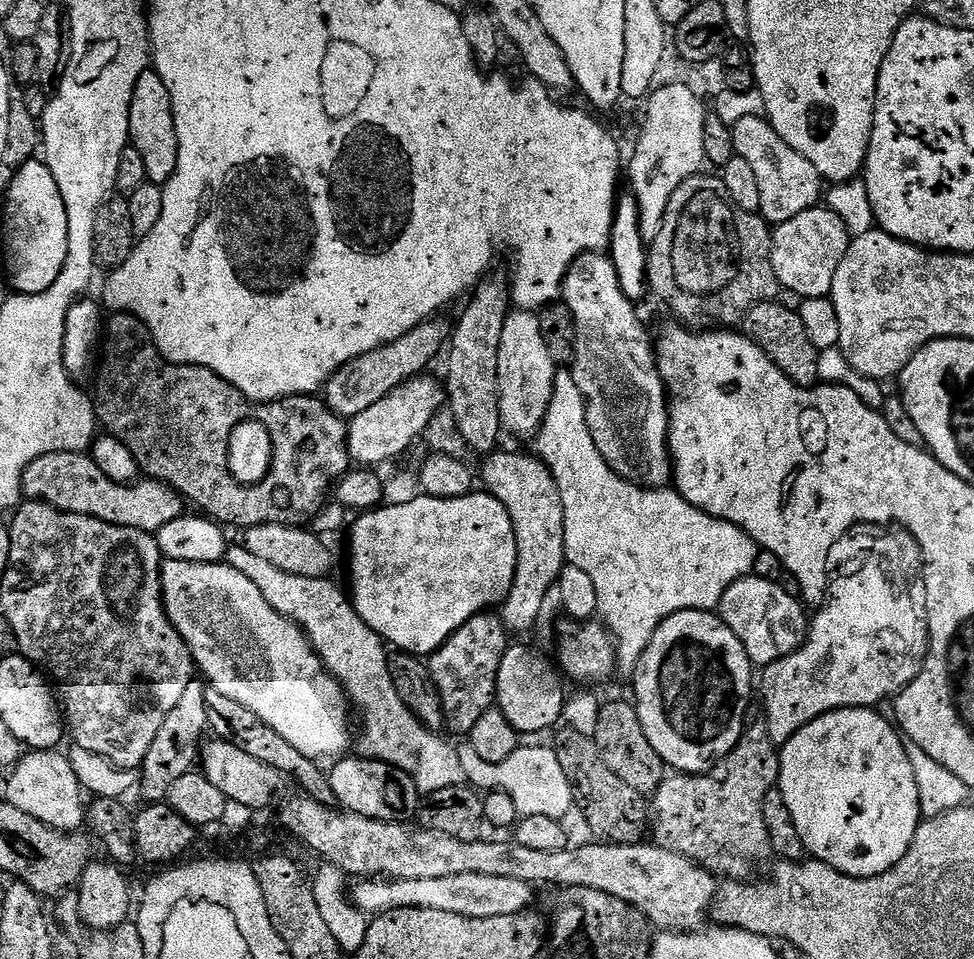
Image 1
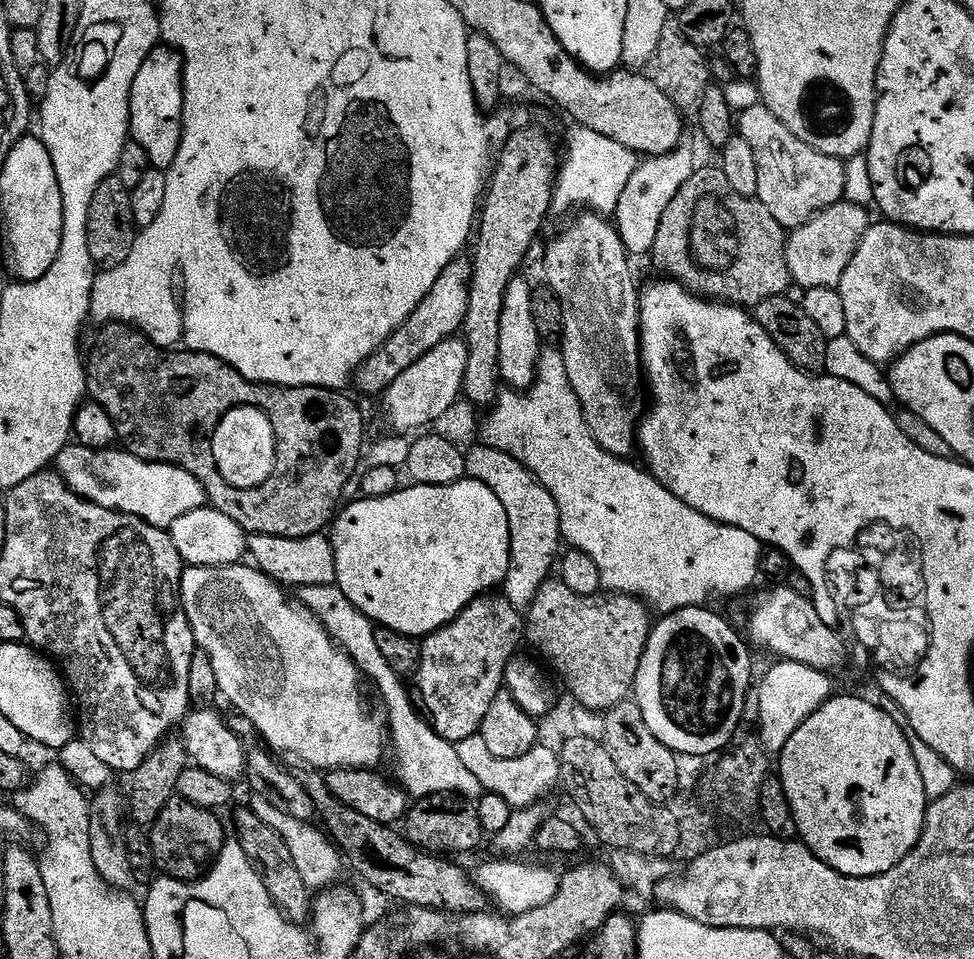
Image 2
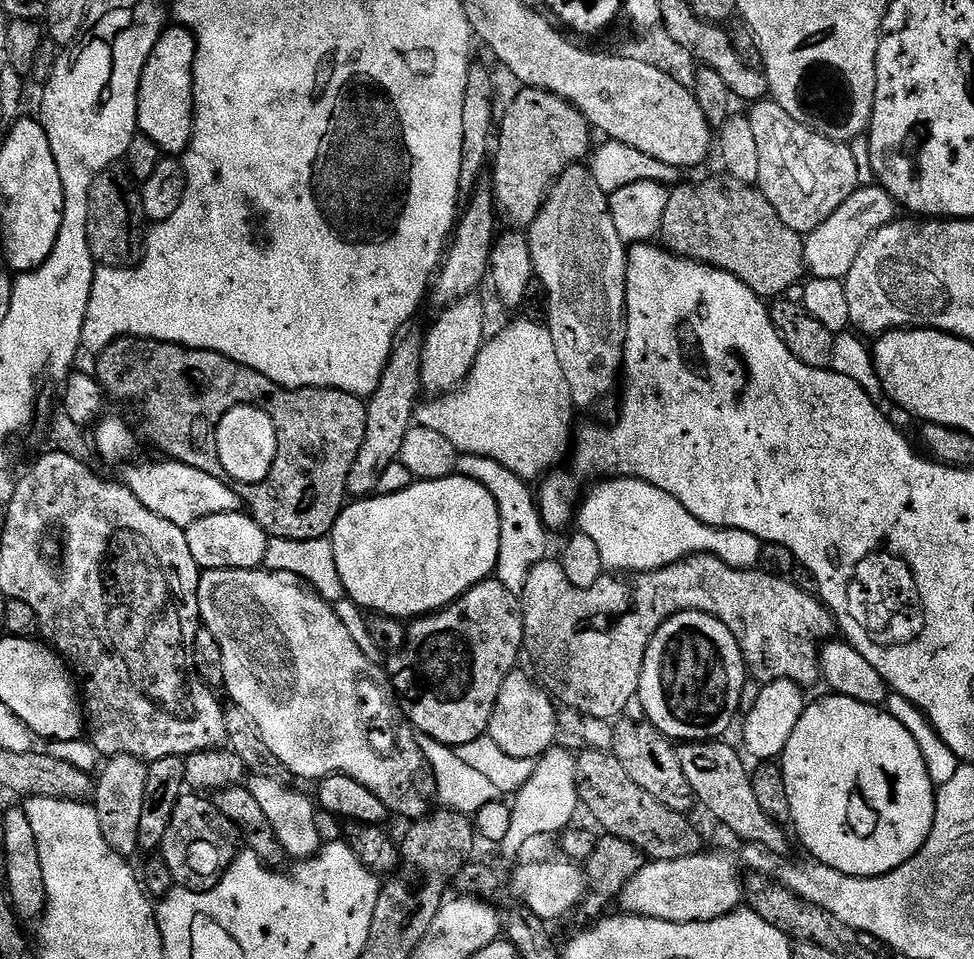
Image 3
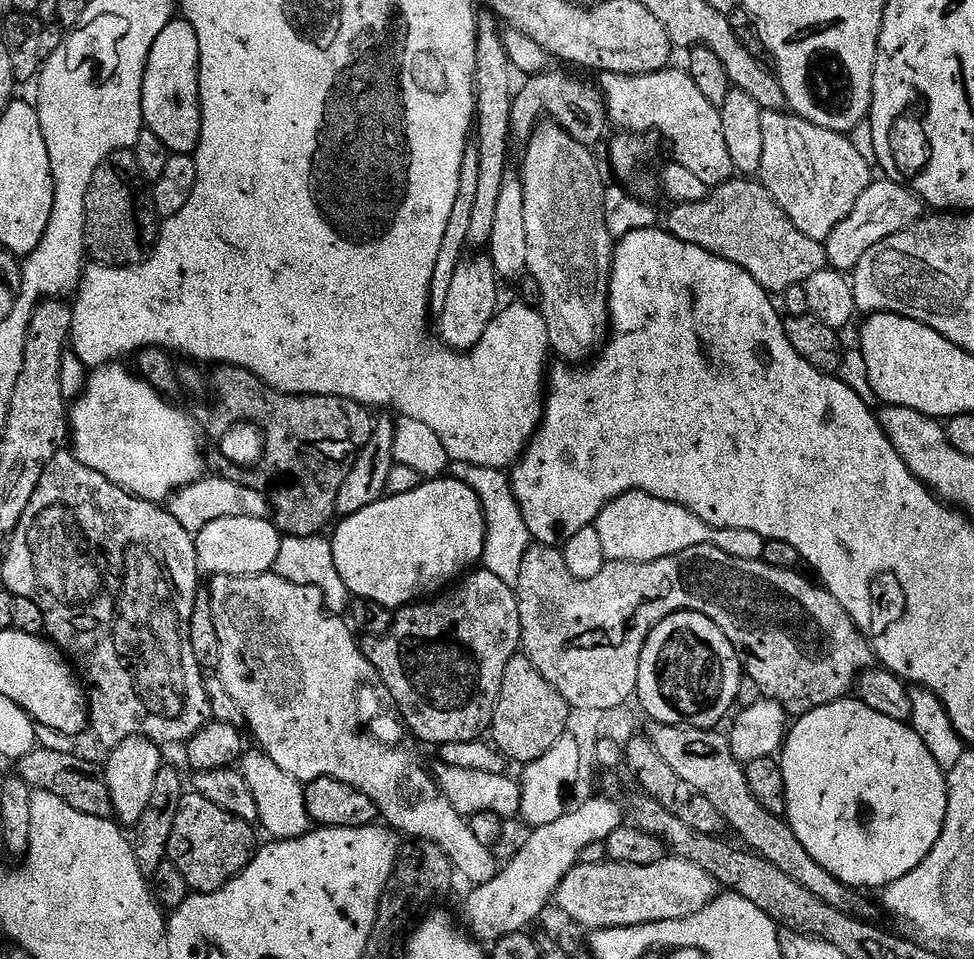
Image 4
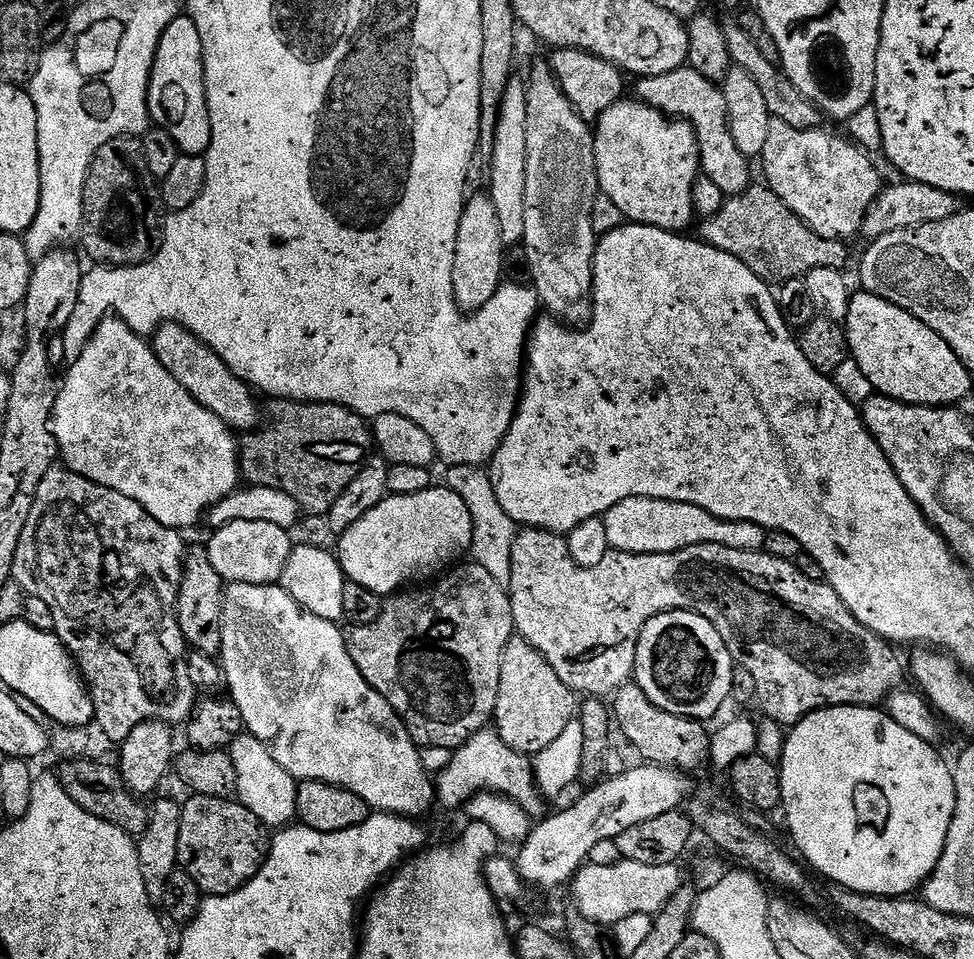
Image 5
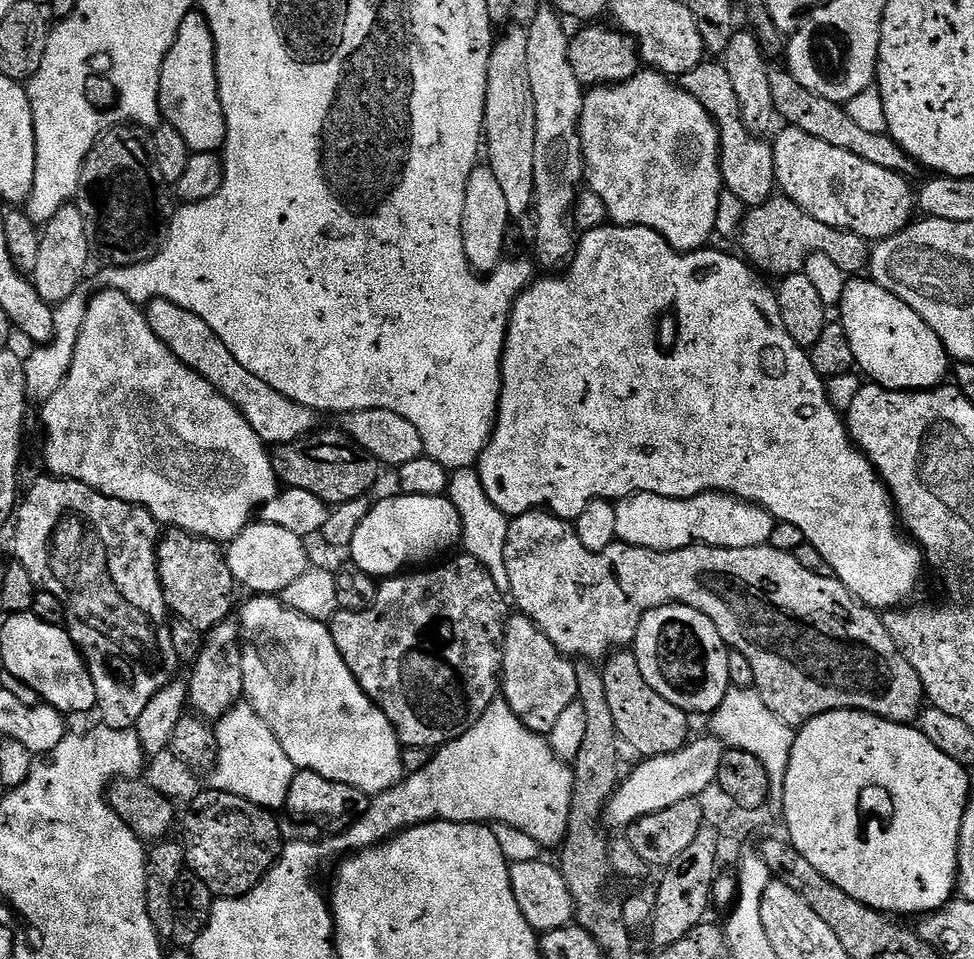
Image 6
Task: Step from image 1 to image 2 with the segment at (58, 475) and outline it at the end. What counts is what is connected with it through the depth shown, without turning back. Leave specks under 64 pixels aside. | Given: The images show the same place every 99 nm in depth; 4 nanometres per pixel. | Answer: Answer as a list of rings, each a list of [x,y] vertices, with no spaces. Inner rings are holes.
[[[72,442],[56,455],[54,468],[68,489],[106,510],[142,518],[150,526],[168,530],[176,519],[205,507],[198,478],[169,464],[148,464],[123,450],[96,451]]]

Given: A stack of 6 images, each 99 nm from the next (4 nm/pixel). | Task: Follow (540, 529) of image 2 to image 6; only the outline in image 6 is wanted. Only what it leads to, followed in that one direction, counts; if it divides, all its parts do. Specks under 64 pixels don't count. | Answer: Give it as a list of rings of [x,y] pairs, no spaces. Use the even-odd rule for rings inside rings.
[[[475,467],[455,469],[449,475],[446,495],[454,510],[458,510],[463,551],[482,562],[500,592],[510,593],[510,574],[506,574],[506,538],[510,520],[502,510],[498,510],[498,506],[494,506],[494,502],[490,502],[486,490],[482,490],[479,471]]]

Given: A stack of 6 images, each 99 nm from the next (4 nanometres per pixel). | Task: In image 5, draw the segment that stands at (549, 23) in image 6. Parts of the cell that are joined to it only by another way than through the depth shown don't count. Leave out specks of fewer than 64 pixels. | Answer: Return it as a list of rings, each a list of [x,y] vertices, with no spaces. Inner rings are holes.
[[[551,63],[536,64],[532,68],[532,77],[526,80],[528,98],[526,100],[526,234],[522,246],[526,250],[526,258],[530,262],[530,284],[536,288],[540,295],[540,302],[545,313],[551,314],[561,321],[572,326],[584,326],[592,318],[592,279],[594,278],[594,254],[596,253],[596,241],[598,239],[594,230],[594,202],[602,194],[598,182],[598,166],[594,154],[594,132],[589,121],[583,120],[574,110],[570,98],[560,88],[560,83],[552,74]]]

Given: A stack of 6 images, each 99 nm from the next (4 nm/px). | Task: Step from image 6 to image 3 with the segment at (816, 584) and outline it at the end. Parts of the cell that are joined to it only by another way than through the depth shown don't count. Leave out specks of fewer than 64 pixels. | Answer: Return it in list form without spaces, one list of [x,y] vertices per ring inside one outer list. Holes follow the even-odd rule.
[[[701,554],[698,556],[688,556],[685,560],[680,560],[677,564],[671,564],[666,568],[660,568],[657,572],[637,572],[635,574],[605,574],[600,577],[598,582],[594,582],[594,586],[589,588],[579,588],[570,582],[570,578],[566,578],[566,570],[562,570],[559,559],[546,558],[542,562],[538,562],[538,566],[534,566],[534,570],[530,570],[530,578],[526,578],[526,586],[522,593],[522,603],[524,605],[524,647],[523,651],[526,656],[532,659],[532,664],[536,667],[535,675],[538,677],[539,683],[564,708],[572,708],[573,711],[579,713],[581,717],[590,719],[602,719],[609,722],[615,721],[617,718],[623,717],[627,713],[630,705],[637,699],[640,691],[640,666],[644,662],[644,655],[648,649],[648,643],[654,638],[654,634],[661,626],[678,612],[705,612],[714,618],[718,618],[730,630],[730,634],[734,634],[734,638],[738,642],[738,646],[744,655],[744,662],[747,671],[751,673],[756,680],[767,682],[770,680],[789,680],[795,684],[799,684],[805,690],[811,690],[817,683],[822,680],[820,670],[820,650],[825,642],[831,641],[837,635],[836,620],[832,617],[831,612],[815,595],[811,596],[808,592],[803,592],[791,579],[784,579],[778,576],[772,576],[763,570],[753,570],[750,568],[732,568],[728,564],[724,564],[717,556]]]

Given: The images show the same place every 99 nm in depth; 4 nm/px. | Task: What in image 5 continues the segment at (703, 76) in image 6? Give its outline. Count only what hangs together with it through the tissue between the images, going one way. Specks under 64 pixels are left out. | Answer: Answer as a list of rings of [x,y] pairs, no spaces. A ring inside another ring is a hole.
[[[685,66],[674,70],[670,74],[643,77],[637,84],[640,85],[637,86],[635,95],[643,103],[650,105],[652,108],[657,108],[665,116],[686,120],[692,125],[700,147],[700,171],[710,182],[714,182],[714,186],[718,186],[718,190],[724,192],[725,197],[737,196],[750,187],[753,183],[752,172],[748,169],[750,160],[749,157],[741,154],[738,146],[734,146],[734,138],[728,129],[728,111],[726,110],[724,89],[717,81],[702,78],[702,74],[698,74],[698,70]]]

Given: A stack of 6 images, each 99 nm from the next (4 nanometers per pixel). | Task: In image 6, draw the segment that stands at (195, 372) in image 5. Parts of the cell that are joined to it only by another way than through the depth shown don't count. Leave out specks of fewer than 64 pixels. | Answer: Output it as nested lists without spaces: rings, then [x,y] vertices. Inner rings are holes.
[[[152,300],[146,306],[146,315],[150,330],[158,334],[160,341],[183,364],[190,366],[190,370],[197,372],[234,407],[239,408],[246,422],[250,422],[254,434],[261,436],[265,445],[279,446],[301,440],[317,427],[317,413],[286,398],[286,394],[278,394],[278,390],[274,390],[274,386],[266,386],[262,378],[254,378],[254,374],[250,374],[250,370],[246,370],[246,366],[242,366],[242,362],[238,362],[230,350],[226,350],[222,338],[218,338],[218,334],[214,334],[214,330],[210,330],[202,318],[198,318],[198,314],[190,314],[190,310],[182,310],[182,306],[169,300]]]

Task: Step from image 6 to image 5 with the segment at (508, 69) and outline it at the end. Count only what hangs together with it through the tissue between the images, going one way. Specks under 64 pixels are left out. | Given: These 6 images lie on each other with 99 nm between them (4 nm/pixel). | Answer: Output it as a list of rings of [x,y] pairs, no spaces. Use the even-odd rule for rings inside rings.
[[[513,78],[506,86],[506,94],[502,98],[498,130],[494,136],[494,154],[488,168],[488,188],[486,195],[494,202],[494,210],[498,214],[498,227],[502,230],[502,242],[505,246],[516,246],[526,234],[526,100],[528,89],[519,79]]]

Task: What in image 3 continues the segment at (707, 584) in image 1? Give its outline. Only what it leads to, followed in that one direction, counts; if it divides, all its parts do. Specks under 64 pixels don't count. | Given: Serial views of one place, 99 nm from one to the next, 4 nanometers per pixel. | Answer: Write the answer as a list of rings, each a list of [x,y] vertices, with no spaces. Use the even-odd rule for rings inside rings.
[[[530,318],[523,319],[524,320],[520,320],[506,327],[493,339],[491,337],[484,344],[483,350],[479,352],[479,356],[475,360],[475,365],[472,367],[471,373],[465,380],[464,384],[455,390],[455,392],[444,393],[443,396],[425,401],[428,402],[425,405],[424,403],[419,405],[414,420],[419,427],[437,430],[438,434],[442,434],[447,441],[456,448],[457,453],[460,453],[461,455],[491,458],[494,462],[501,463],[502,466],[510,470],[511,473],[517,474],[517,476],[523,480],[536,482],[542,477],[545,477],[550,471],[553,471],[559,465],[557,463],[563,457],[564,459],[567,457],[572,446],[572,437],[574,434],[572,422],[574,420],[574,414],[576,414],[576,407],[573,402],[573,395],[570,394],[569,383],[566,381],[566,374],[563,373],[562,366],[559,365],[553,335],[550,334],[547,325]],[[608,478],[600,484],[588,497],[583,497],[582,503],[578,508],[578,525],[579,531],[586,534],[586,538],[598,546],[598,554],[602,554],[602,562],[605,569],[611,570],[616,574],[635,574],[637,572],[657,572],[660,568],[666,568],[671,564],[677,564],[680,560],[687,559],[688,556],[698,556],[707,554],[717,556],[721,562],[728,564],[732,568],[750,568],[755,569],[760,561],[760,551],[762,542],[754,534],[746,534],[742,530],[734,530],[733,528],[712,528],[709,524],[704,524],[698,518],[694,518],[694,514],[690,514],[690,510],[686,510],[686,506],[682,506],[682,502],[678,502],[678,498],[670,498],[670,494],[666,494],[666,490],[658,490],[658,486],[650,486],[650,482],[642,482],[641,480],[626,480],[623,478]]]

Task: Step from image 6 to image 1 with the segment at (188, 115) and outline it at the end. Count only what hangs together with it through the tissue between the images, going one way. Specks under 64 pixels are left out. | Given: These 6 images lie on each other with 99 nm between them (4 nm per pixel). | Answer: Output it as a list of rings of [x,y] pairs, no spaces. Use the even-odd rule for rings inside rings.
[[[155,70],[144,71],[134,86],[134,94],[128,107],[128,138],[131,147],[142,154],[148,180],[161,186],[167,184],[178,166],[178,130],[174,126],[170,90],[166,90],[166,82],[158,78]]]

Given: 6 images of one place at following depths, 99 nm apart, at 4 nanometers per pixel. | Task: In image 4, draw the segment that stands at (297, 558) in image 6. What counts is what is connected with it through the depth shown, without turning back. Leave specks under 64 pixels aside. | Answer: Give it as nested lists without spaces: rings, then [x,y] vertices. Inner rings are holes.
[[[220,518],[195,535],[200,569],[213,576],[260,576],[271,571],[281,550],[282,534],[271,519]]]

